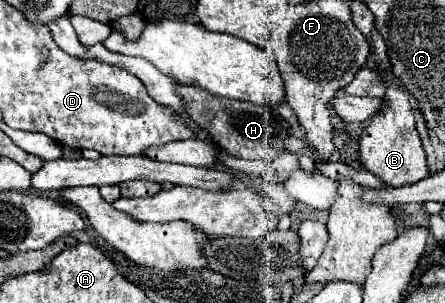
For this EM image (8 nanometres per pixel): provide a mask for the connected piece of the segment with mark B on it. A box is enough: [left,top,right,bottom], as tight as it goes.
[359,76,429,182]

